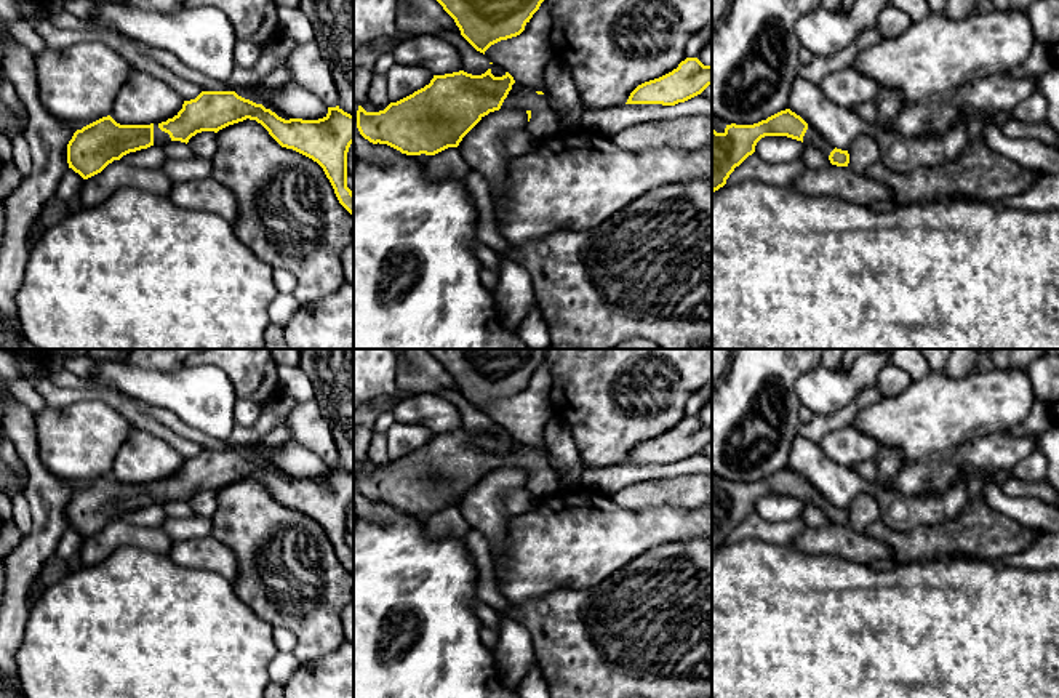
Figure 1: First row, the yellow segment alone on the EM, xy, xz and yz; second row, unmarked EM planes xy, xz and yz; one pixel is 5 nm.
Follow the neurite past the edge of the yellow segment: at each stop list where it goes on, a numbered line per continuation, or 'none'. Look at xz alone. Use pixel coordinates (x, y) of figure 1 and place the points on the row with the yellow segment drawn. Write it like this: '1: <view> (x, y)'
1: xz (544, 122)

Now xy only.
1: xy (160, 138)

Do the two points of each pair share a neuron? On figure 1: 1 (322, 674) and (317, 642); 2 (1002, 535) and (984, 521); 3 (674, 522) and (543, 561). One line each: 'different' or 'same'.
1: different
2: same
3: same

